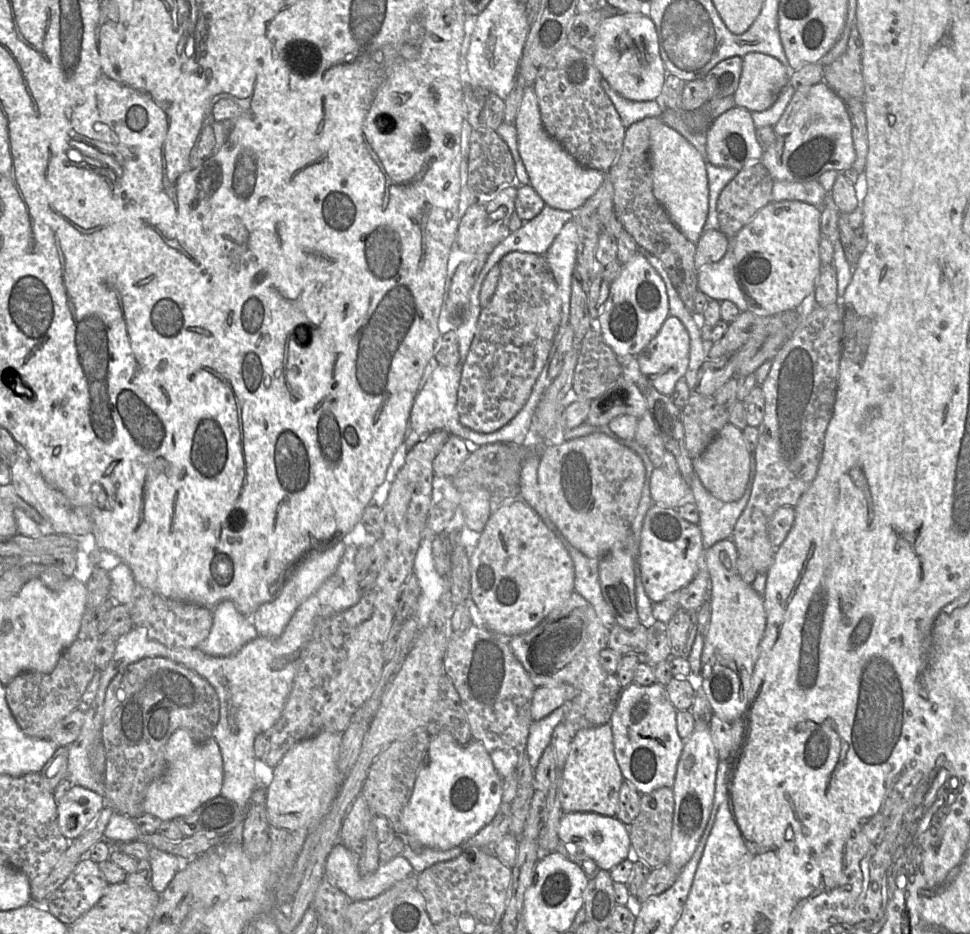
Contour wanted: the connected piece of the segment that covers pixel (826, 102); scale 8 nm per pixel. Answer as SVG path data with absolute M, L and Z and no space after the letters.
M824 81L796 90L774 131L776 140L764 150L760 162L775 181L818 180L826 171L851 168L855 161L847 105Z

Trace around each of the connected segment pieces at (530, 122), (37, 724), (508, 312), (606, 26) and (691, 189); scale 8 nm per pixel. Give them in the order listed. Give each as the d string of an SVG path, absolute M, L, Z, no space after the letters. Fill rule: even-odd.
M533 85L526 87L514 122L517 145L530 179L530 185L547 206L571 211L581 207L601 186L606 173L580 165L559 142L545 131Z
M86 607L76 639L63 651L52 672L44 674L25 671L5 686L7 704L17 724L26 735L38 739L49 739L54 727L78 708L97 669L95 655L100 636L93 609Z
M510 252L501 259L499 267L499 281L489 303L480 312L477 329L462 366L457 394L461 424L482 433L502 428L523 408L546 363L561 320L559 289L545 255Z
M610 13L600 24L592 54L602 79L622 97L632 101L655 100L667 74L659 52L653 20L646 13Z
M662 122L652 131L650 161L655 197L679 230L697 244L709 211L708 177L700 153L680 133Z

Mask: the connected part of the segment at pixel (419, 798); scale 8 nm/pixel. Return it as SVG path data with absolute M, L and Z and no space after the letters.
M449 733L430 736L425 760L417 773L412 794L403 811L402 825L405 833L428 848L448 850L459 846L495 816L502 803L502 781L488 752L480 742L471 740L466 745L460 745Z

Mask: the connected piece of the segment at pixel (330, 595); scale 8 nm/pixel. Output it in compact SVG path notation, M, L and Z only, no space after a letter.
M335 573L329 577L318 590L307 598L295 611L283 633L276 638L268 638L258 635L246 643L236 653L230 656L212 656L199 648L170 648L148 636L147 630L133 626L130 631L116 639L116 648L107 667L101 671L99 687L91 706L85 711L84 723L77 739L68 746L68 772L67 778L72 785L82 786L104 797L105 785L103 777L97 776L91 767L90 751L95 743L102 741L102 726L104 716L104 701L107 688L112 679L122 672L128 665L147 657L164 657L195 671L205 678L215 689L220 702L219 722L213 732L223 758L224 780L220 795L233 801L240 807L248 807L248 802L256 789L254 740L259 733L270 731L279 719L284 705L291 692L294 677L299 664L300 655L313 636L317 623L324 618L342 612L359 600L354 589L342 590L335 586Z

